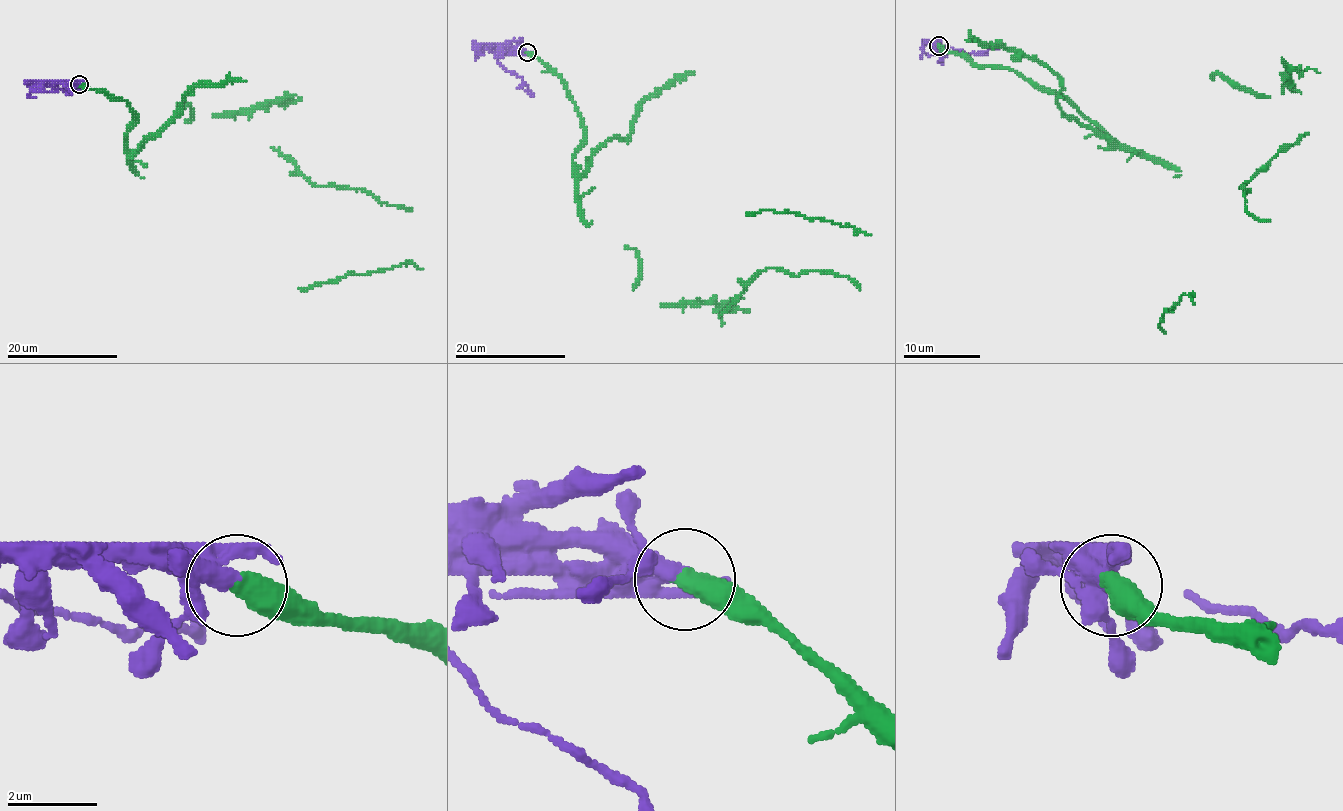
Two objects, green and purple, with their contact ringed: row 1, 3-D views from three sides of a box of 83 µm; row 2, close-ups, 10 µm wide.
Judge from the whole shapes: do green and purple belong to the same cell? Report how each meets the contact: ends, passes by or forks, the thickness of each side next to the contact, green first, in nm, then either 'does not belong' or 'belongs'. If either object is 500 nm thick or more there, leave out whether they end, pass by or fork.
calibres 550 and 320 nm; does not belong

